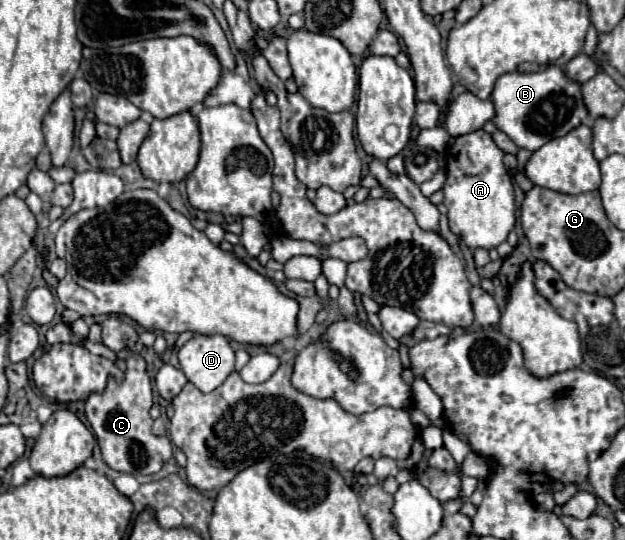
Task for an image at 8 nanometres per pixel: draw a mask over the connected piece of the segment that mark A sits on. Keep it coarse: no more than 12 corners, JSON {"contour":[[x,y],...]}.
{"contour":[[490,133],[446,153],[450,231],[496,249],[516,223],[512,177]]}

